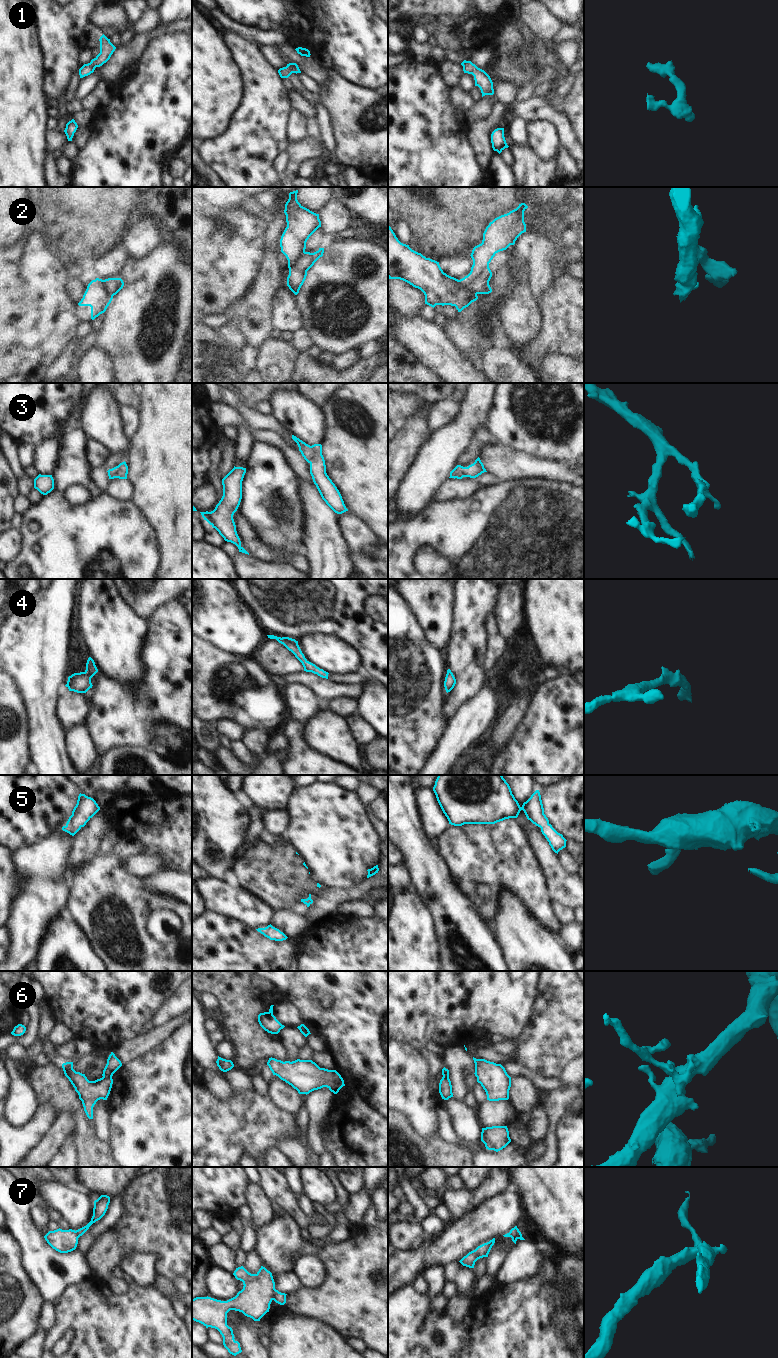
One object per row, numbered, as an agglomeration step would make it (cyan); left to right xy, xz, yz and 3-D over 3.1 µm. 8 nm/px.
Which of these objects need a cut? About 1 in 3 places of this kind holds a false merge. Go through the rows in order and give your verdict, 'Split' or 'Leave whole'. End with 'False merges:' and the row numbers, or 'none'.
1: Leave whole
2: Split
3: Leave whole
4: Leave whole
5: Leave whole
6: Split
7: Split
False merges: 2, 6, 7

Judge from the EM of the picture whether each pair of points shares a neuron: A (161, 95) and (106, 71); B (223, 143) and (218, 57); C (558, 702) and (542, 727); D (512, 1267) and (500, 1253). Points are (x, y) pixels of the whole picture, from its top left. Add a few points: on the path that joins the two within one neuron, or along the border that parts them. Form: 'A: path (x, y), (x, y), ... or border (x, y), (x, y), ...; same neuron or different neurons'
A: border (114, 83), (112, 86); different neurons
B: border (233, 112), (222, 133), (214, 138), (202, 140); different neurons
C: path (558, 708), (558, 711), (548, 721); same neuron
D: border (515, 1244), (495, 1275); different neurons

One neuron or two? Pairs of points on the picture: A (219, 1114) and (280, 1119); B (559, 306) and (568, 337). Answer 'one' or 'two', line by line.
A: one
B: one

